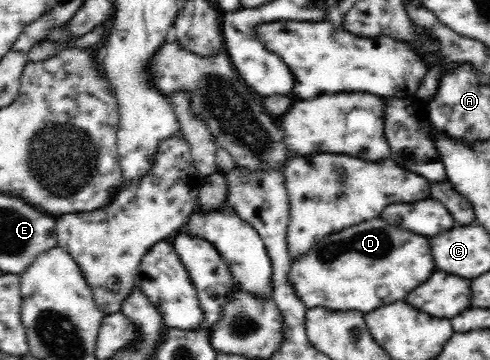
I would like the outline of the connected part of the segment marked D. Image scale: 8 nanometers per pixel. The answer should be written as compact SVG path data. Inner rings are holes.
M380 218L370 219L325 236L307 252L307 255L293 262L289 279L307 308L324 307L367 313L392 302L405 300L408 292L426 282L426 278L436 270L434 256L430 254L431 240Z

